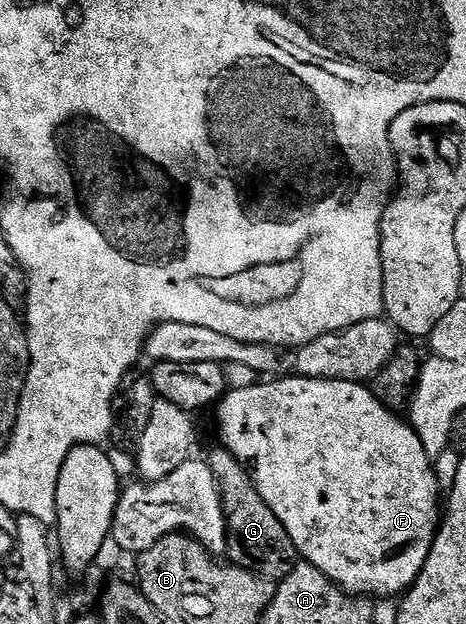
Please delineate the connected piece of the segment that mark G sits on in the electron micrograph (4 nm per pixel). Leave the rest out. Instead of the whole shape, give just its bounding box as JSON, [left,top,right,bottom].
[207,447,298,562]

